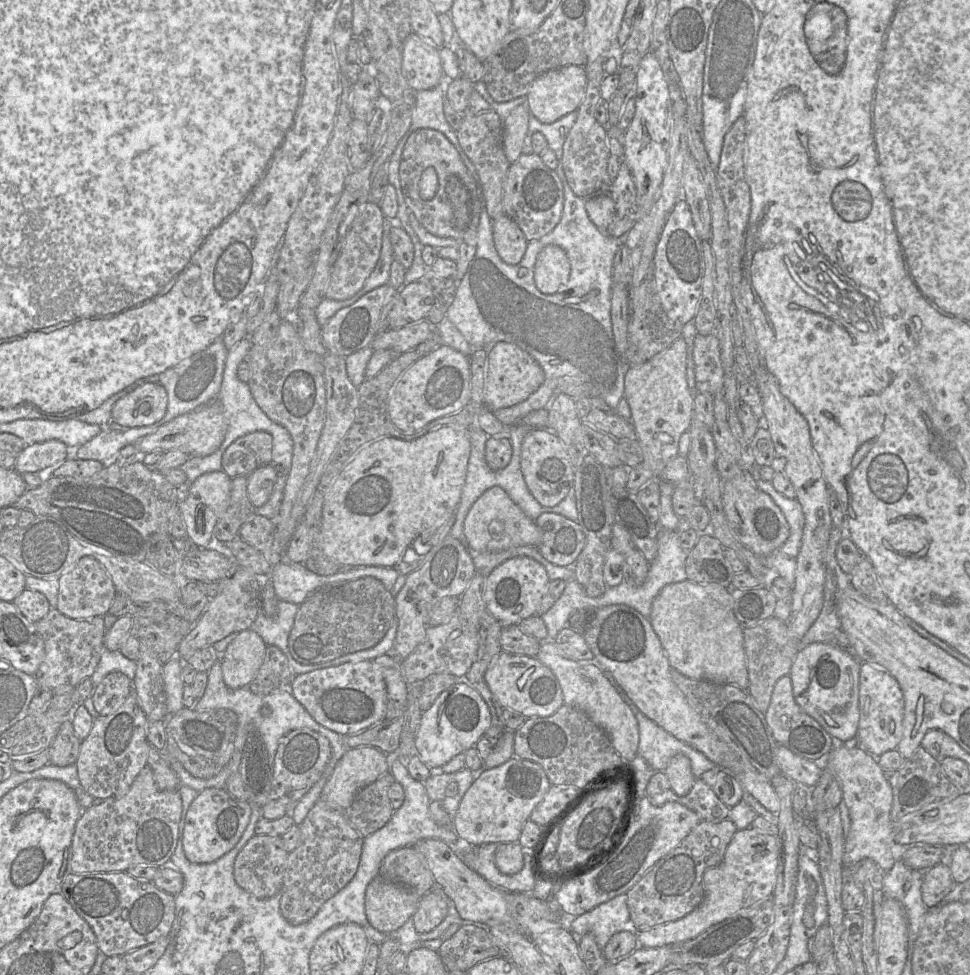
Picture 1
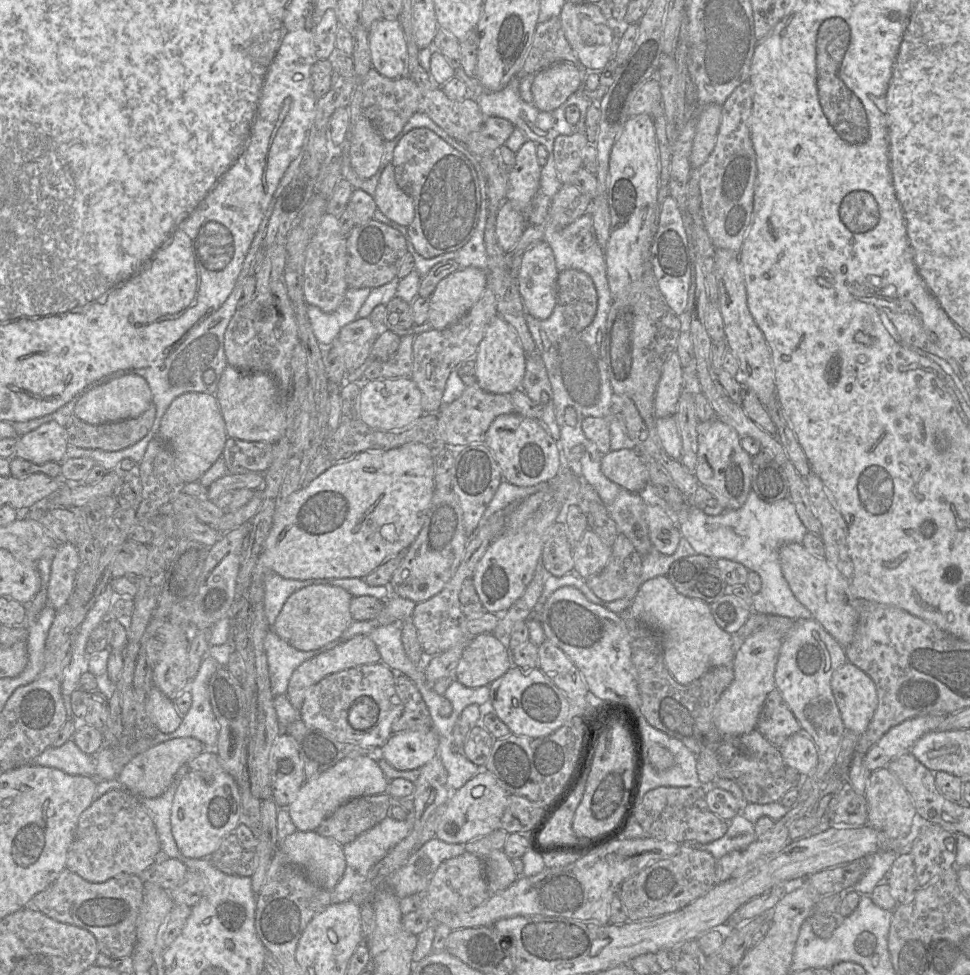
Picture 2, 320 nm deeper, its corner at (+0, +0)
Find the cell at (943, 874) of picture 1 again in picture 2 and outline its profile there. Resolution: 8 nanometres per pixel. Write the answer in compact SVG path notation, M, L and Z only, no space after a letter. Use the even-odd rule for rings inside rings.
M901 853L896 857L885 877L885 883L889 886L897 905L912 901L918 884L911 854Z

